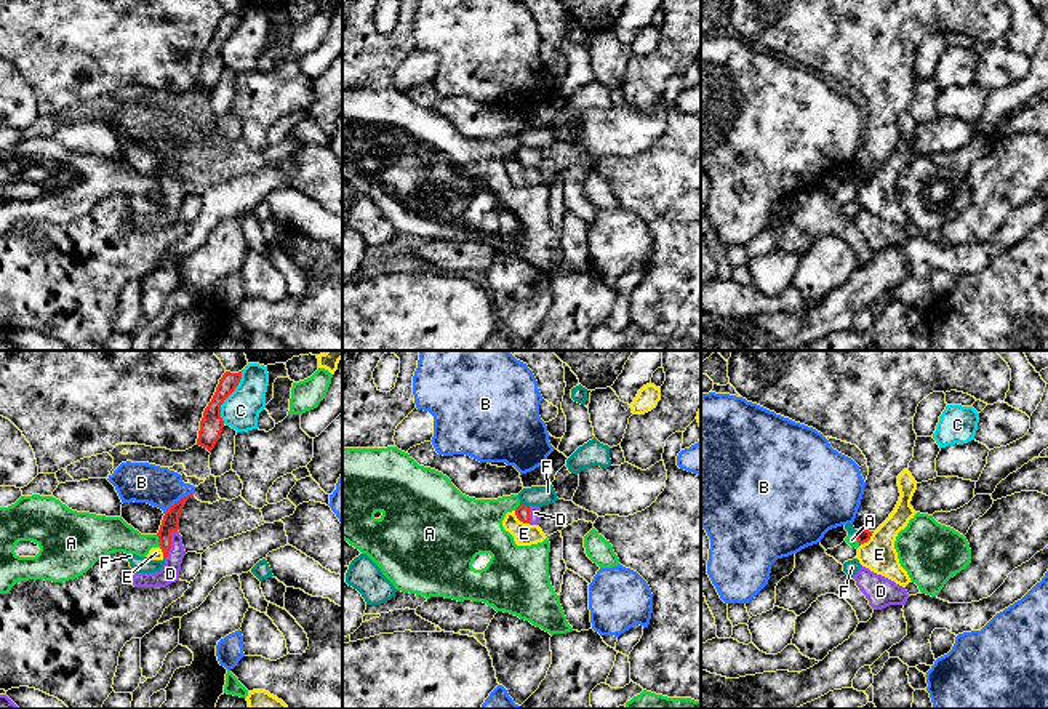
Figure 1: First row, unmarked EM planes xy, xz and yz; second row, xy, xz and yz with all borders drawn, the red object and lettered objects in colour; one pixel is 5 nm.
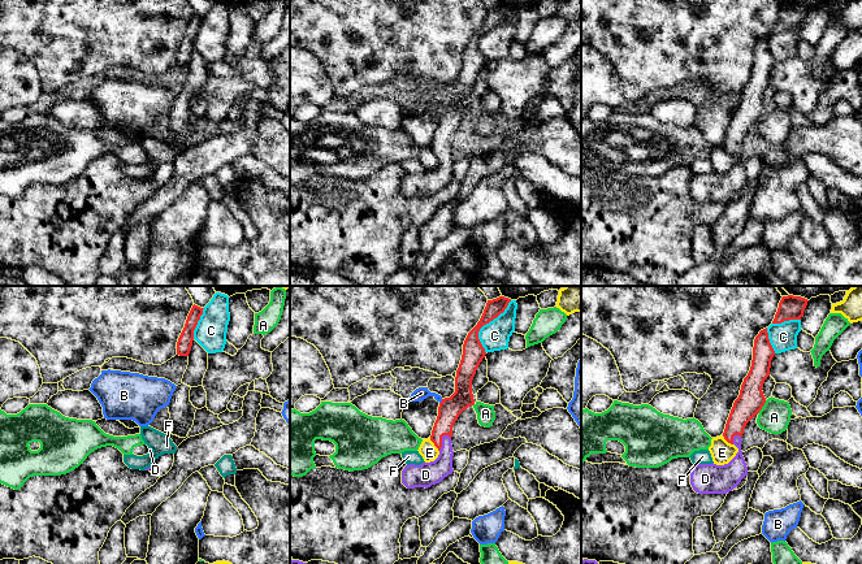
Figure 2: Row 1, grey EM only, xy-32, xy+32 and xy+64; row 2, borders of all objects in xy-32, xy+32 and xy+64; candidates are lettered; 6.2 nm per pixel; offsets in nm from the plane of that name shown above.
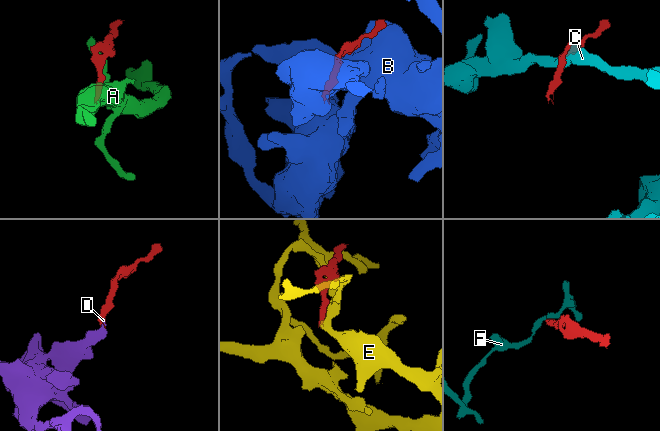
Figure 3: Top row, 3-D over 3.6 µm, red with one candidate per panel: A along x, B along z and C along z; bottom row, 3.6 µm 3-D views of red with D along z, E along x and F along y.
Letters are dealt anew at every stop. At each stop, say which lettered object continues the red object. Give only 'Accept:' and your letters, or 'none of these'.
Accept: D

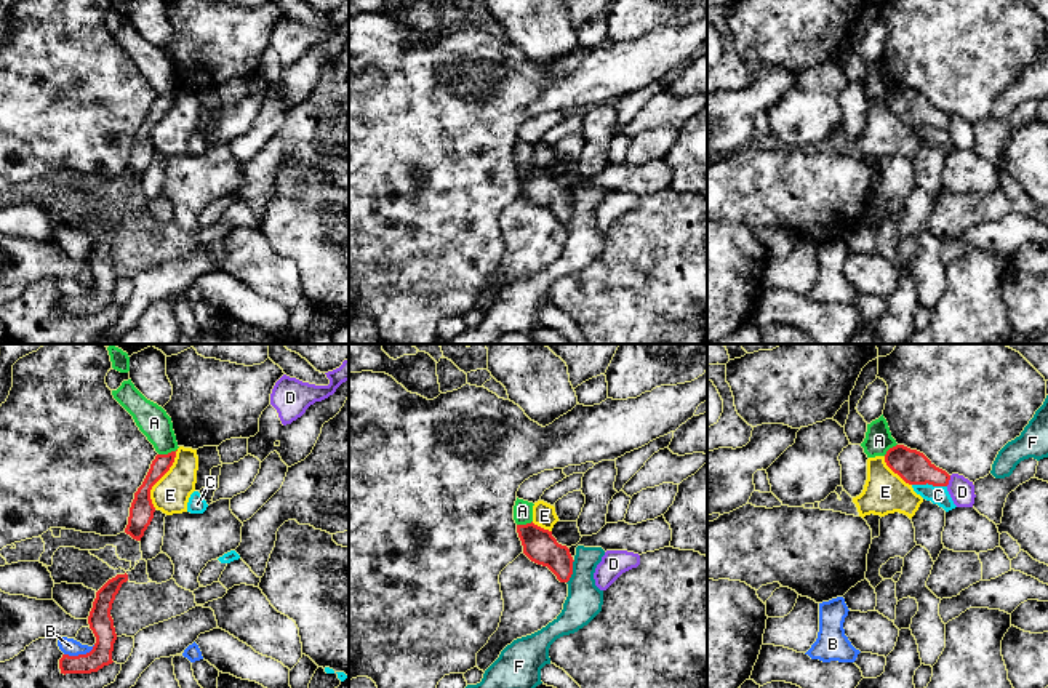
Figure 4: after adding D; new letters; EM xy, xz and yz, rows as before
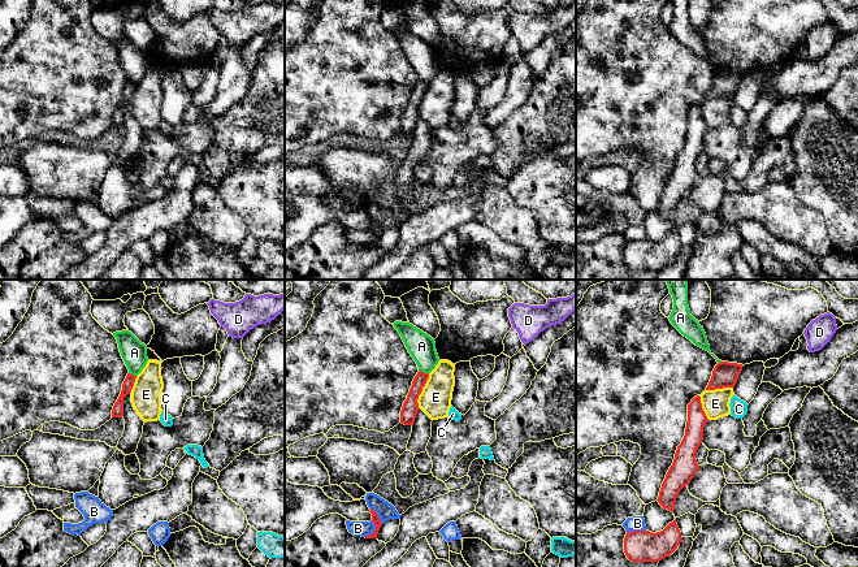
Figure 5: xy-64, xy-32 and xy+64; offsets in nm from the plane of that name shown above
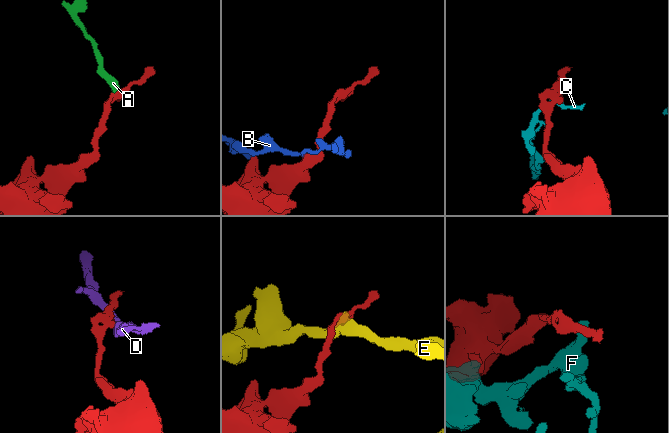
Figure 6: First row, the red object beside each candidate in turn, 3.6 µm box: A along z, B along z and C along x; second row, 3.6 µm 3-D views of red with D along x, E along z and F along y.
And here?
Accept: none of these

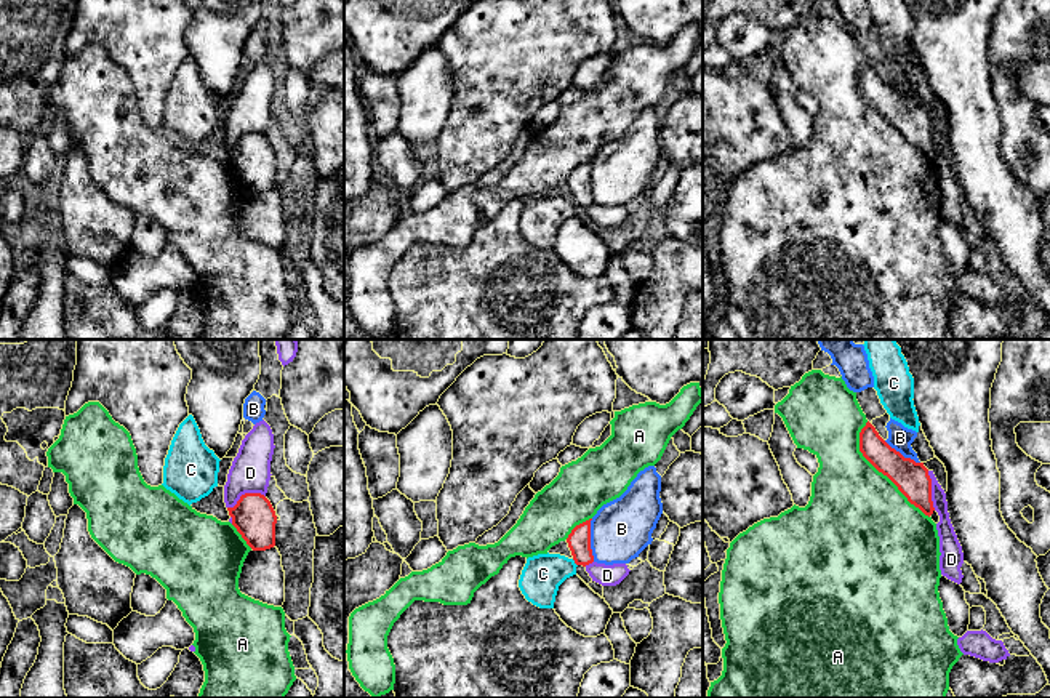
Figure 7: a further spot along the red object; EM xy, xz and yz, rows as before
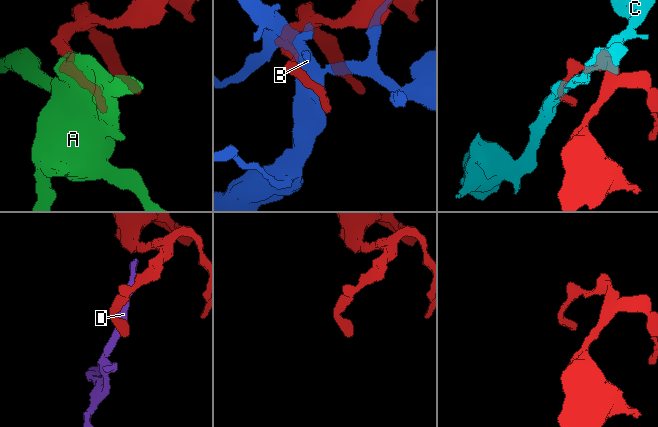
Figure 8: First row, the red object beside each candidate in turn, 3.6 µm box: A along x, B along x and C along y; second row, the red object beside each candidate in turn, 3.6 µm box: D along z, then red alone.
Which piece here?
Accept: none of these

